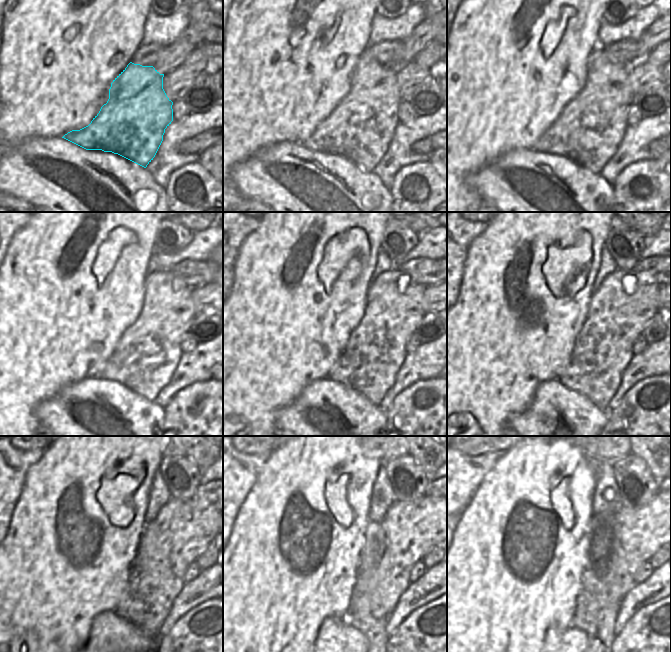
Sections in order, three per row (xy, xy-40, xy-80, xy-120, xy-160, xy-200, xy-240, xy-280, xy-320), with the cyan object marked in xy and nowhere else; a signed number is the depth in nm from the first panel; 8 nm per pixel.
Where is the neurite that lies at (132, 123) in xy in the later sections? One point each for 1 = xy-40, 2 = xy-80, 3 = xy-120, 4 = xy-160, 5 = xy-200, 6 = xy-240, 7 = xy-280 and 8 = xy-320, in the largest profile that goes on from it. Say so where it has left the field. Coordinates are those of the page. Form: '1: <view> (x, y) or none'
1: xy-40 (361, 128)
2: xy-80 (589, 130)
3: xy-120 (146, 356)
4: xy-160 (375, 351)
5: xy-200 (626, 300)
6: xy-240 (182, 530)
7: xy-280 (411, 529)
8: xy-320 (643, 532)

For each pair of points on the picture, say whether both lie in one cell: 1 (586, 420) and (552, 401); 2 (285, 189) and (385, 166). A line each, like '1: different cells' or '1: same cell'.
1: same cell
2: different cells

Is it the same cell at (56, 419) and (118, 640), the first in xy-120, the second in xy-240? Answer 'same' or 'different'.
same

